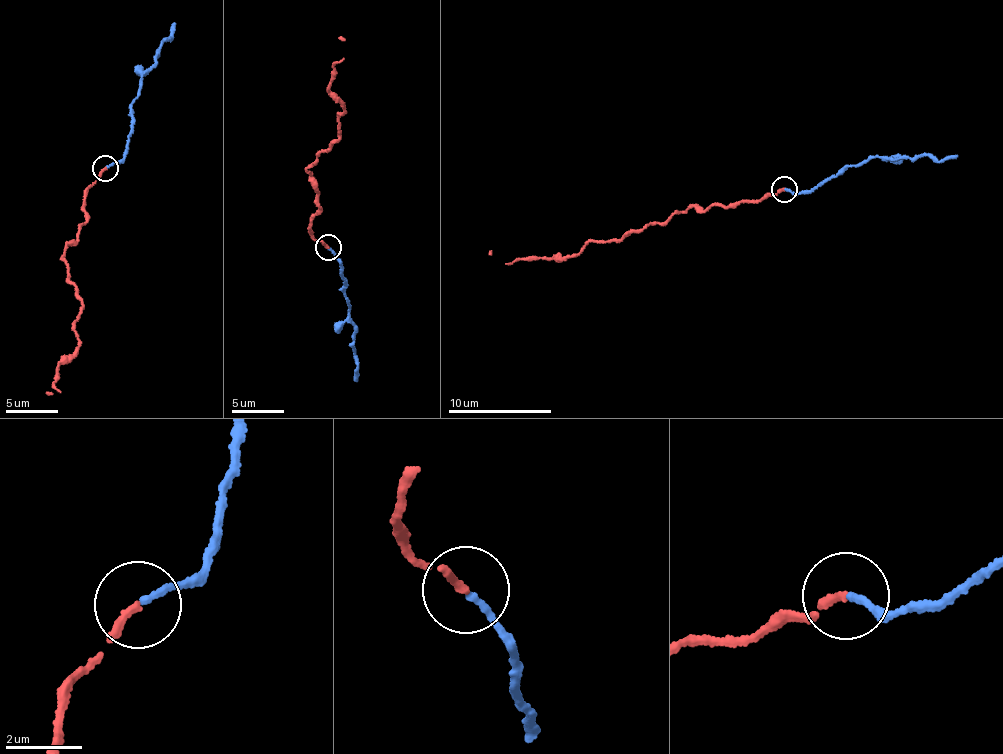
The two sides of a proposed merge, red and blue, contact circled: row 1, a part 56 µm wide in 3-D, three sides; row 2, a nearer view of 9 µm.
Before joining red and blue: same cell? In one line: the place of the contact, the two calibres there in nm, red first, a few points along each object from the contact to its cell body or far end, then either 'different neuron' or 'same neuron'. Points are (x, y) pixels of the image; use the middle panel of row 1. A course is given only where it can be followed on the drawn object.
at (328, 247); 190 nm thick on the red side, 170 nm on the other; red runs (328, 246), (309, 227), (319, 193), (307, 170), (338, 138), (342, 102), (329, 93), (339, 36); blue runs (328, 248), (337, 259), (347, 285), (343, 291), (350, 308), (354, 339), (354, 381); same neuron

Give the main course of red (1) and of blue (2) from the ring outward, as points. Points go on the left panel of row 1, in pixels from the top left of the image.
1: (105, 167), (63, 258), (82, 306), (80, 342), (53, 378), (58, 392), (46, 393)
2: (106, 166), (119, 164), (128, 152), (134, 123), (131, 107), (162, 42), (172, 36), (172, 22)

